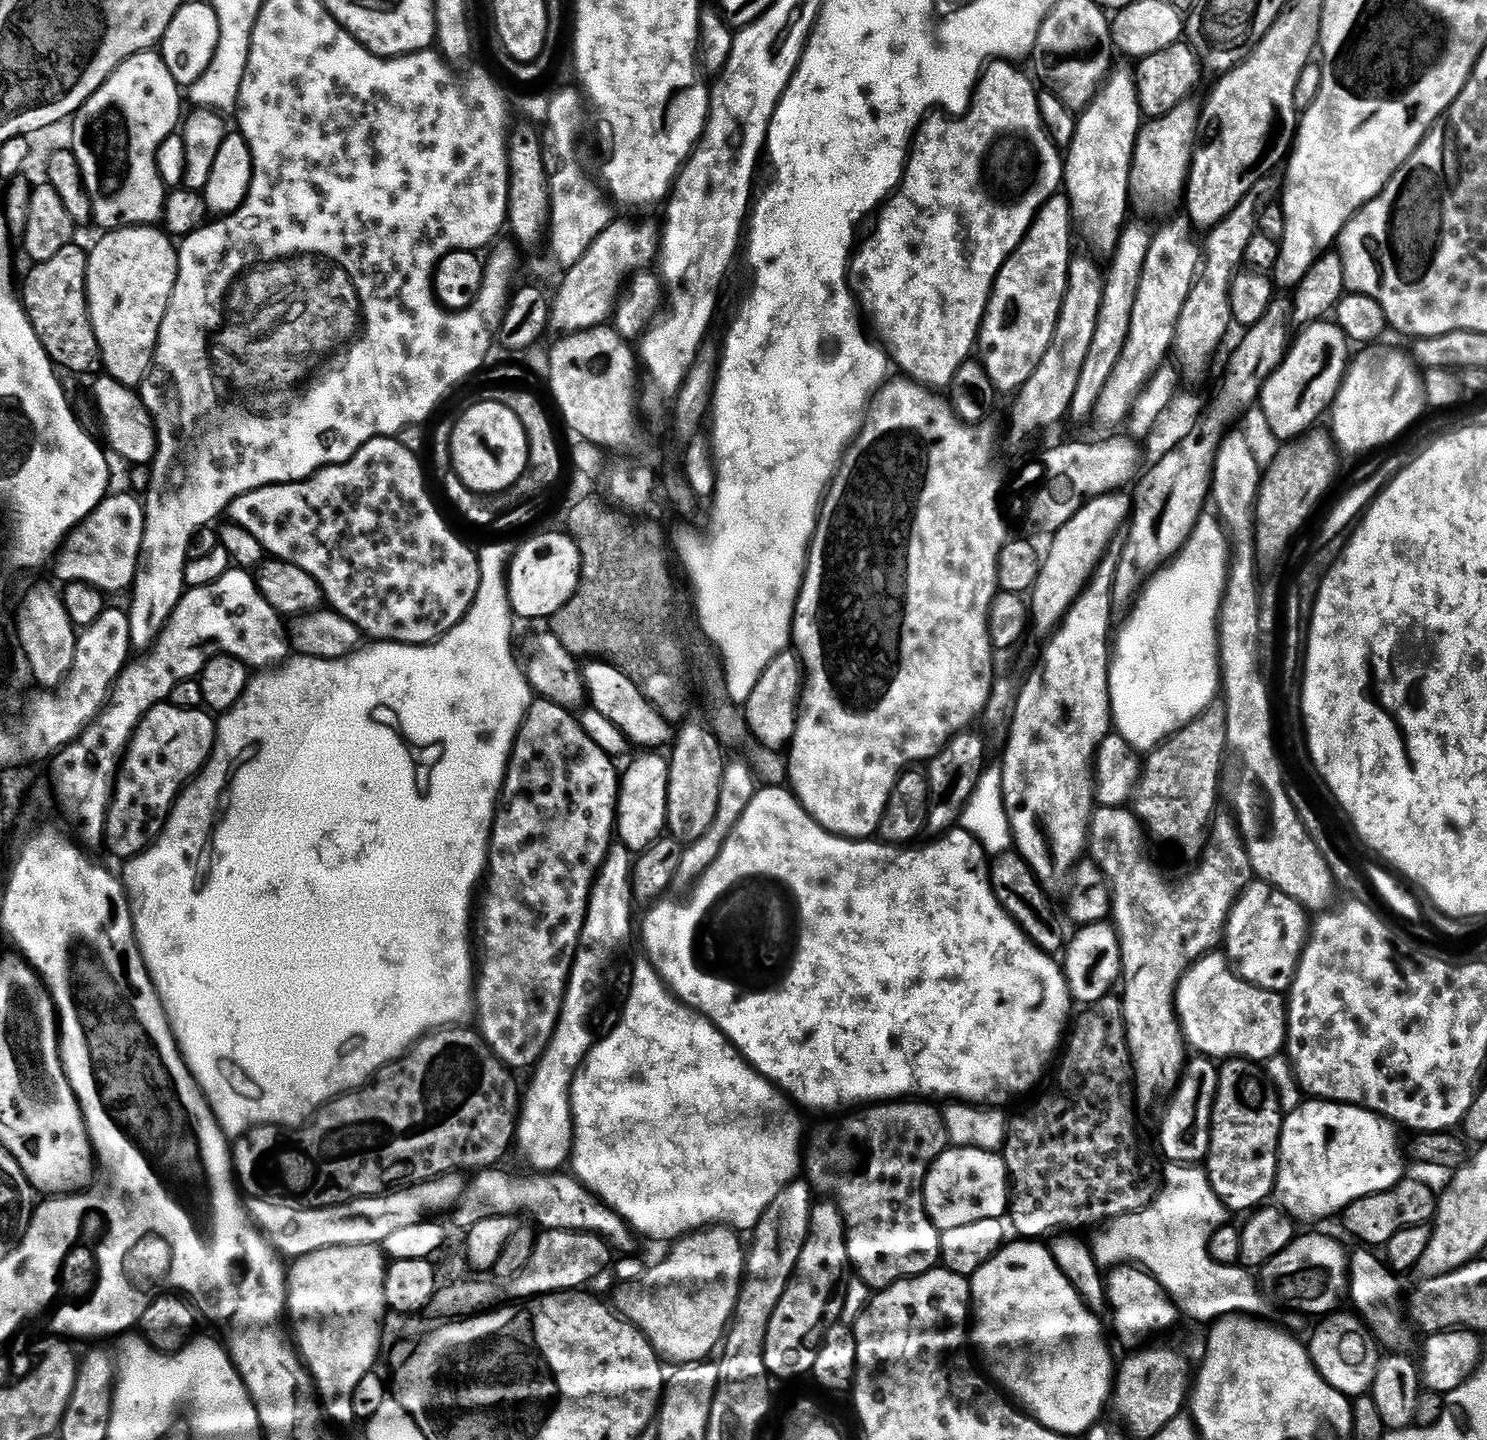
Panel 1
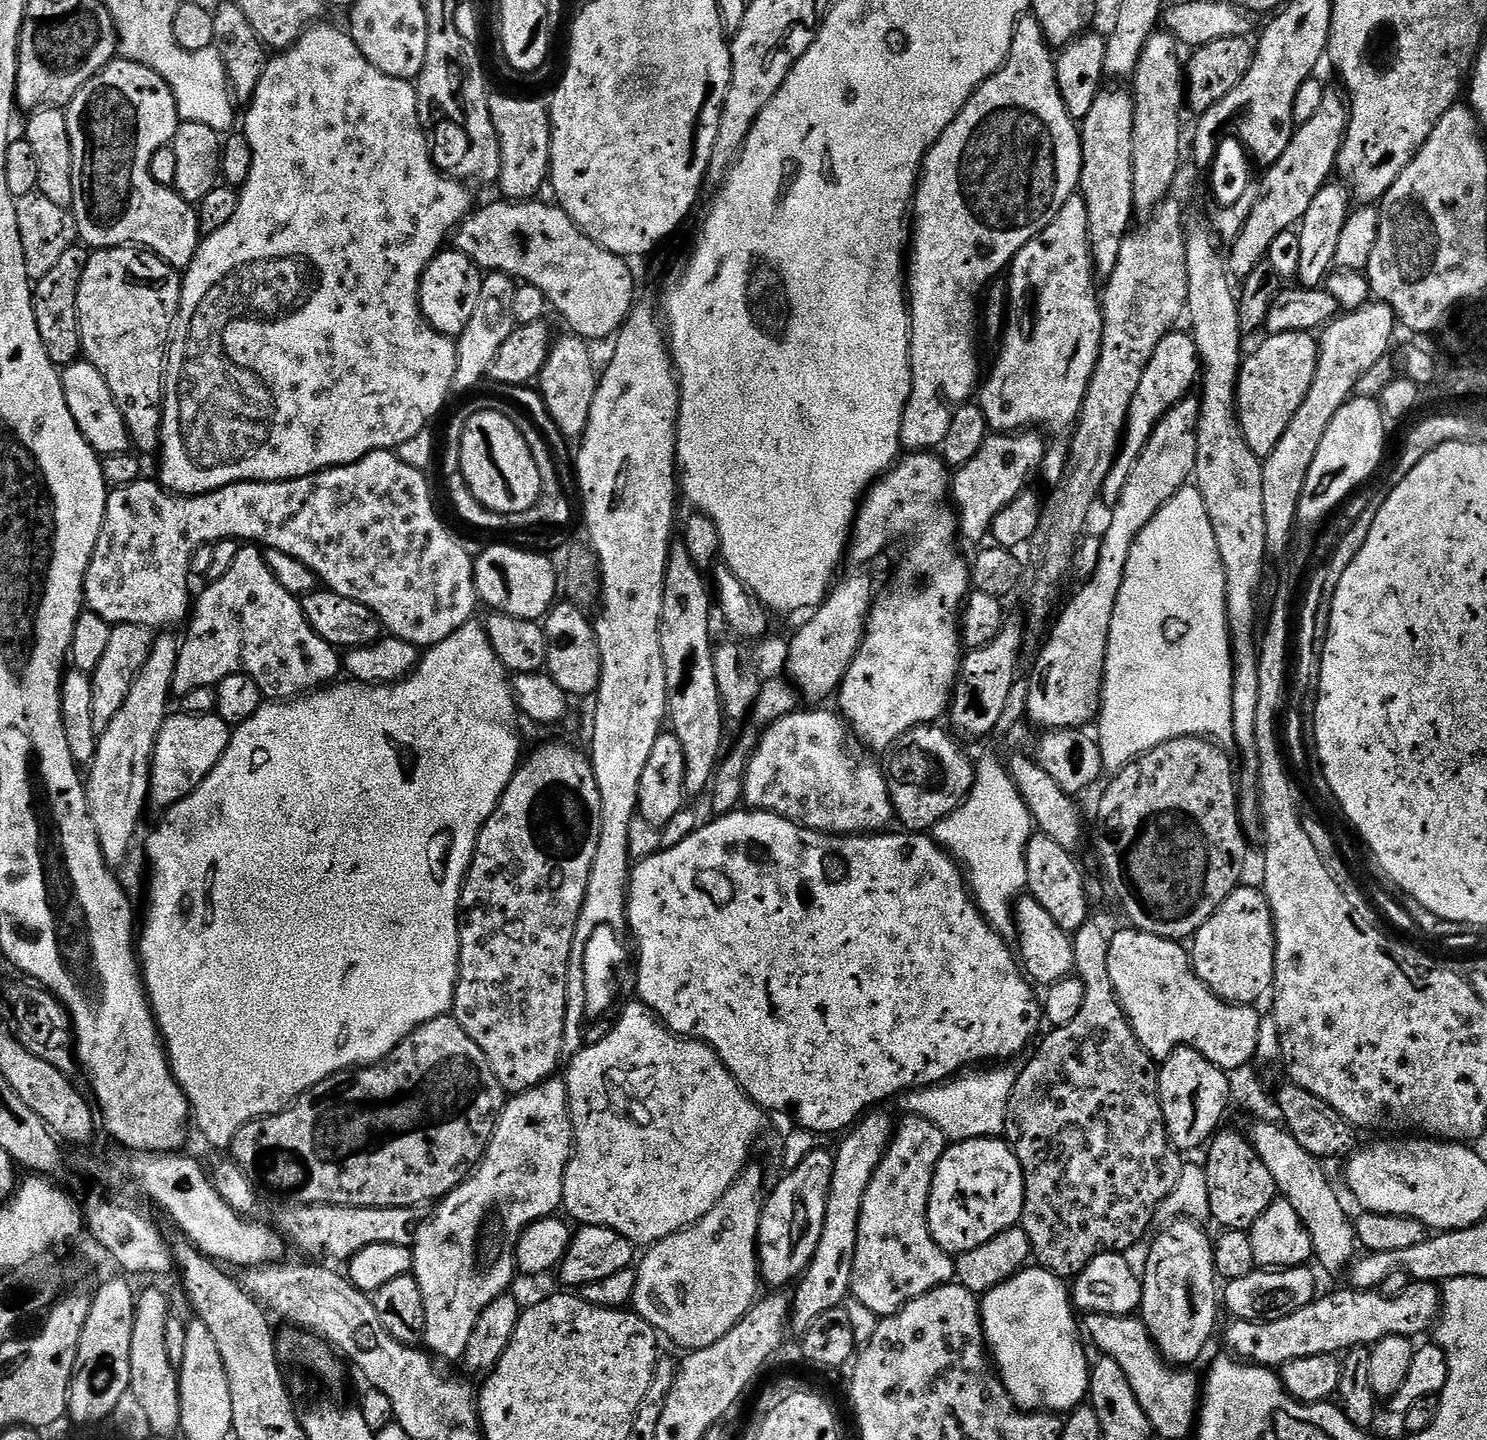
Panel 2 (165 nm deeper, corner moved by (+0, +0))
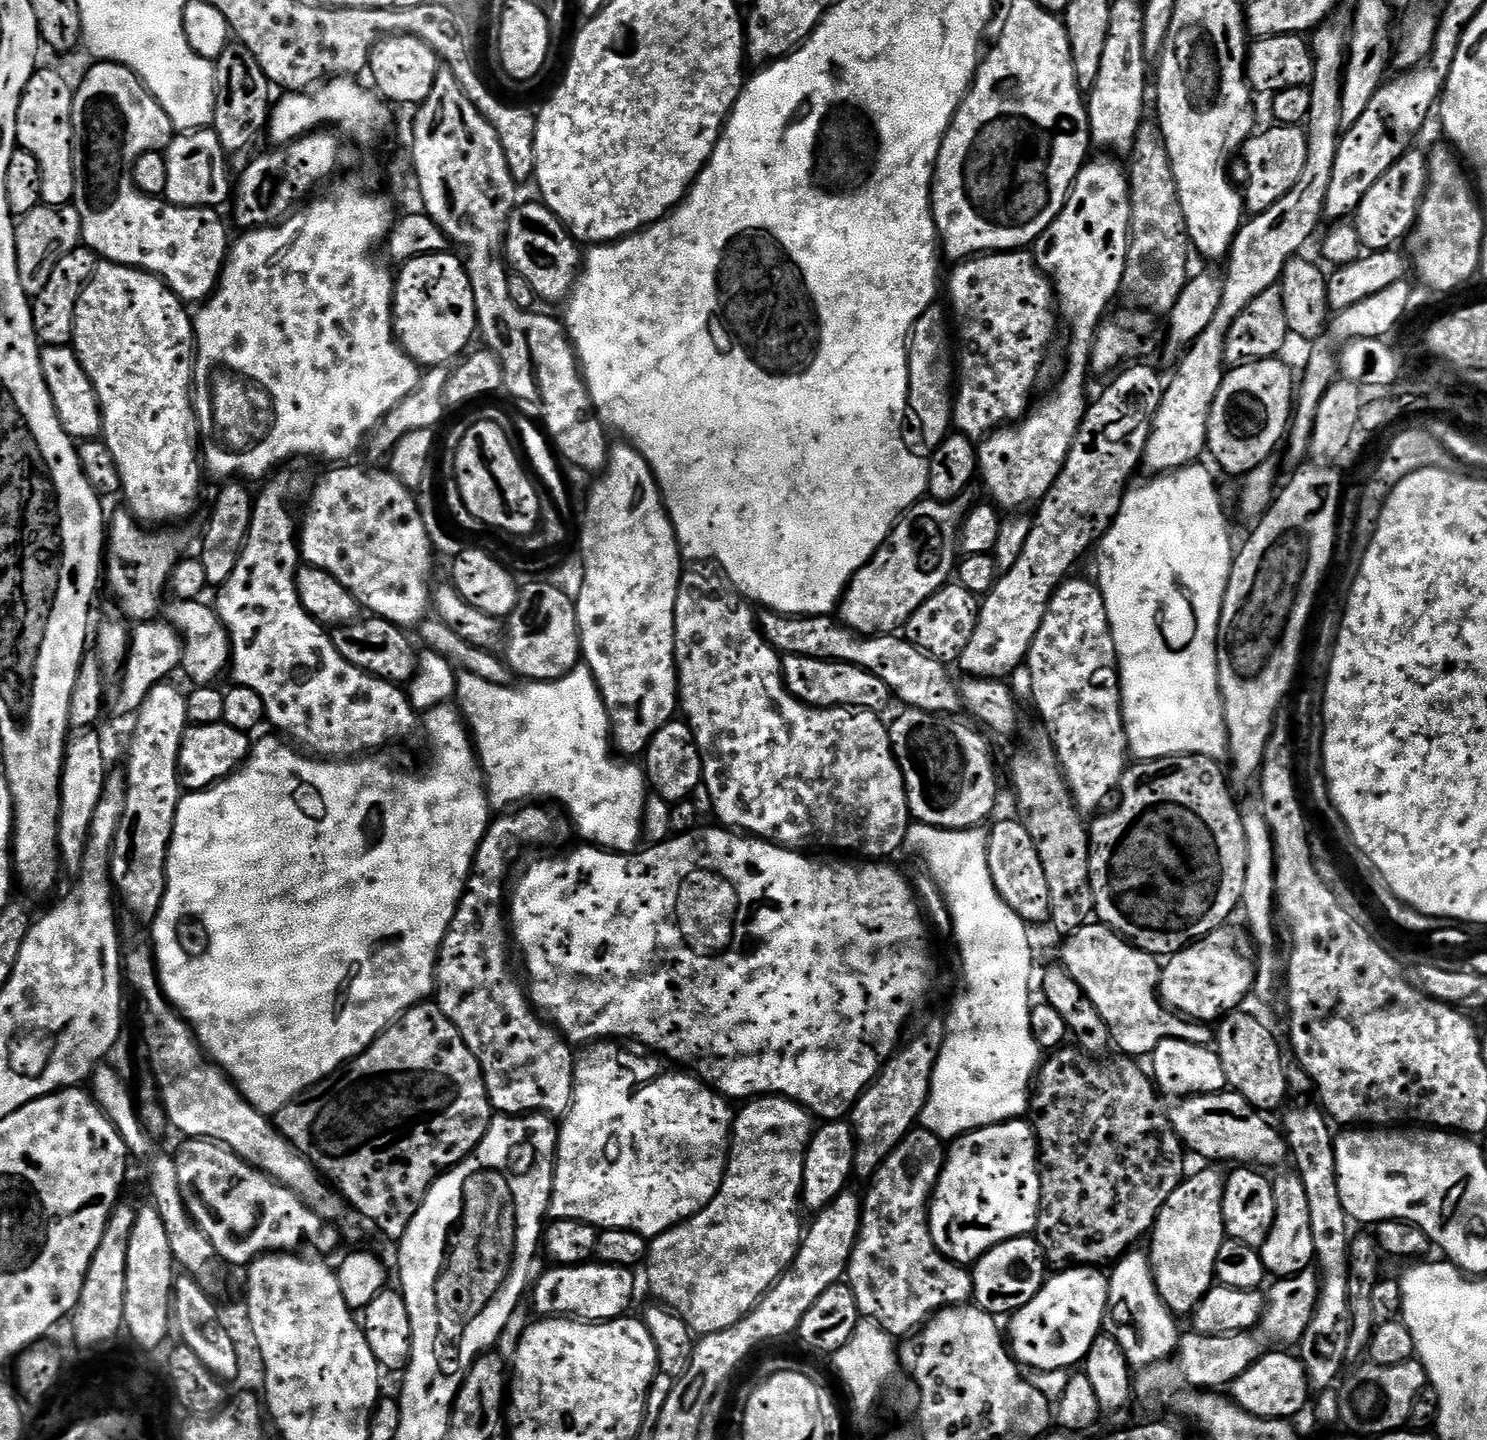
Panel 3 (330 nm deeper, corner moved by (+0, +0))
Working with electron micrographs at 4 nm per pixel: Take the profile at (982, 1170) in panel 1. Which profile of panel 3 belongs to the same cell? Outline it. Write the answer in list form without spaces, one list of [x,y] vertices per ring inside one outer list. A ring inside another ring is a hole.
[[[1024,1118],[1018,1120],[1007,1120],[1001,1124],[995,1124],[994,1126],[986,1126],[982,1130],[974,1130],[970,1134],[959,1136],[957,1140],[951,1141],[950,1147],[947,1149],[944,1158],[944,1169],[940,1172],[940,1177],[936,1183],[936,1191],[932,1194],[932,1202],[928,1209],[928,1225],[930,1226],[930,1234],[934,1238],[934,1242],[938,1246],[938,1250],[943,1254],[943,1256],[947,1256],[949,1260],[955,1260],[957,1264],[971,1266],[975,1264],[978,1258],[982,1258],[982,1254],[986,1254],[986,1250],[990,1250],[994,1246],[998,1246],[1010,1238],[1033,1235],[1036,1230],[1036,1223],[1038,1222],[1038,1214],[1040,1213],[1041,1198],[1040,1146],[1036,1142],[1035,1127],[1033,1127],[1033,1125]]]

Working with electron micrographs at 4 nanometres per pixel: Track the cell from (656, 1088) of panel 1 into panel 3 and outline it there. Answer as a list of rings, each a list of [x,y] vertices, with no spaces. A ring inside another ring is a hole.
[[[596,1042],[587,1049],[588,1056],[580,1056],[576,1062],[576,1085],[572,1091],[572,1106],[568,1110],[567,1116],[563,1117],[562,1123],[558,1128],[558,1135],[556,1138],[556,1169],[554,1170],[554,1182],[552,1183],[552,1197],[548,1203],[548,1216],[552,1220],[561,1220],[562,1218],[570,1218],[574,1222],[586,1222],[587,1224],[593,1224],[597,1230],[607,1230],[613,1228],[614,1230],[622,1230],[623,1232],[633,1232],[634,1234],[642,1235],[645,1238],[655,1238],[660,1236],[664,1232],[669,1232],[674,1226],[678,1226],[683,1220],[690,1219],[694,1214],[698,1214],[713,1198],[718,1194],[718,1190],[722,1186],[722,1178],[724,1177],[724,1169],[728,1167],[728,1145],[732,1139],[732,1121],[734,1119],[734,1108],[731,1103],[725,1097],[721,1096],[711,1083],[705,1082],[695,1074],[689,1074],[684,1070],[676,1070],[680,1072],[668,1072],[665,1076],[660,1076],[657,1080],[652,1080],[649,1084],[641,1086],[637,1092],[631,1092],[632,1084],[636,1084],[640,1080],[640,1076],[634,1069],[628,1068],[624,1072],[624,1067],[628,1064],[628,1056],[620,1048],[615,1048],[615,1043],[612,1042]]]

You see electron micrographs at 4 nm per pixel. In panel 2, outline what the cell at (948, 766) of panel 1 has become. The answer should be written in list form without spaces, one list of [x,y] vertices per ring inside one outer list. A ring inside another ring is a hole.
[[[1008,618],[1005,619],[1002,630],[996,635],[994,642],[971,649],[961,659],[960,675],[956,677],[950,705],[953,724],[951,727],[961,737],[988,736],[991,732],[997,731],[998,718],[1002,718],[1006,698],[1010,698],[1010,686],[1014,686],[1018,679],[1016,667],[1020,664],[1020,652],[1024,651],[1024,624]]]

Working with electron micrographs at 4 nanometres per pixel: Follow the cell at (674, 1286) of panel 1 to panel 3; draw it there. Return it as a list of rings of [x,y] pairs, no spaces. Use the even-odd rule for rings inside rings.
[[[758,1096],[749,1099],[743,1105],[744,1108],[735,1113],[732,1121],[732,1139],[728,1145],[728,1167],[724,1169],[722,1186],[718,1194],[713,1198],[701,1212],[694,1214],[688,1220],[683,1220],[678,1226],[674,1226],[669,1232],[664,1232],[655,1237],[647,1245],[646,1267],[648,1266],[648,1288],[657,1296],[659,1303],[668,1308],[682,1322],[686,1322],[688,1329],[697,1337],[709,1336],[715,1332],[726,1330],[734,1326],[747,1316],[755,1308],[758,1301],[768,1293],[768,1289],[775,1284],[776,1280],[792,1265],[796,1257],[796,1249],[799,1248],[801,1239],[806,1231],[805,1225],[800,1225],[799,1212],[802,1212],[802,1178],[804,1177],[804,1156],[808,1153],[808,1143],[812,1141],[814,1131],[814,1117],[807,1108],[802,1107],[798,1102],[787,1100],[785,1096]]]

